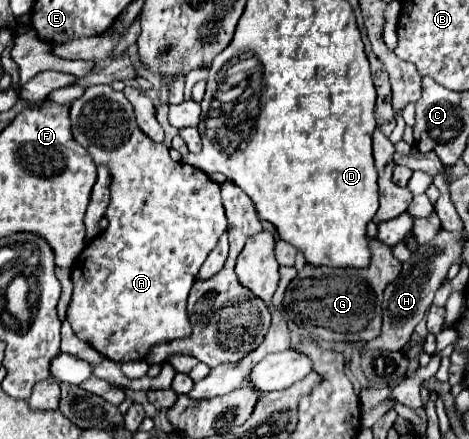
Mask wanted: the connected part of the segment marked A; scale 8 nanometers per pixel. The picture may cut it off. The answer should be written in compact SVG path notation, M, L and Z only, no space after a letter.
M93 85L87 87L85 93L73 101L71 105L71 123L73 123L73 135L75 139L93 155L97 165L107 165L111 169L113 175L113 183L111 183L111 203L109 209L105 213L105 217L109 219L109 227L95 237L79 255L79 259L73 265L73 299L69 303L67 309L67 321L71 323L71 329L75 331L75 335L83 341L87 341L95 351L99 351L101 355L105 355L111 361L117 363L125 363L125 361L141 361L145 359L145 355L149 353L149 349L155 343L161 341L171 341L171 339L181 339L181 337L189 337L191 335L191 323L187 317L187 297L191 291L191 285L195 283L195 275L199 273L201 265L205 263L207 255L213 251L213 247L217 245L219 237L227 231L227 217L225 217L225 209L221 203L221 187L219 183L211 181L203 171L185 165L185 163L177 163L169 157L169 151L163 143L153 143L135 123L135 115L133 115L133 107L127 101L127 97L123 93L113 91L109 85Z

